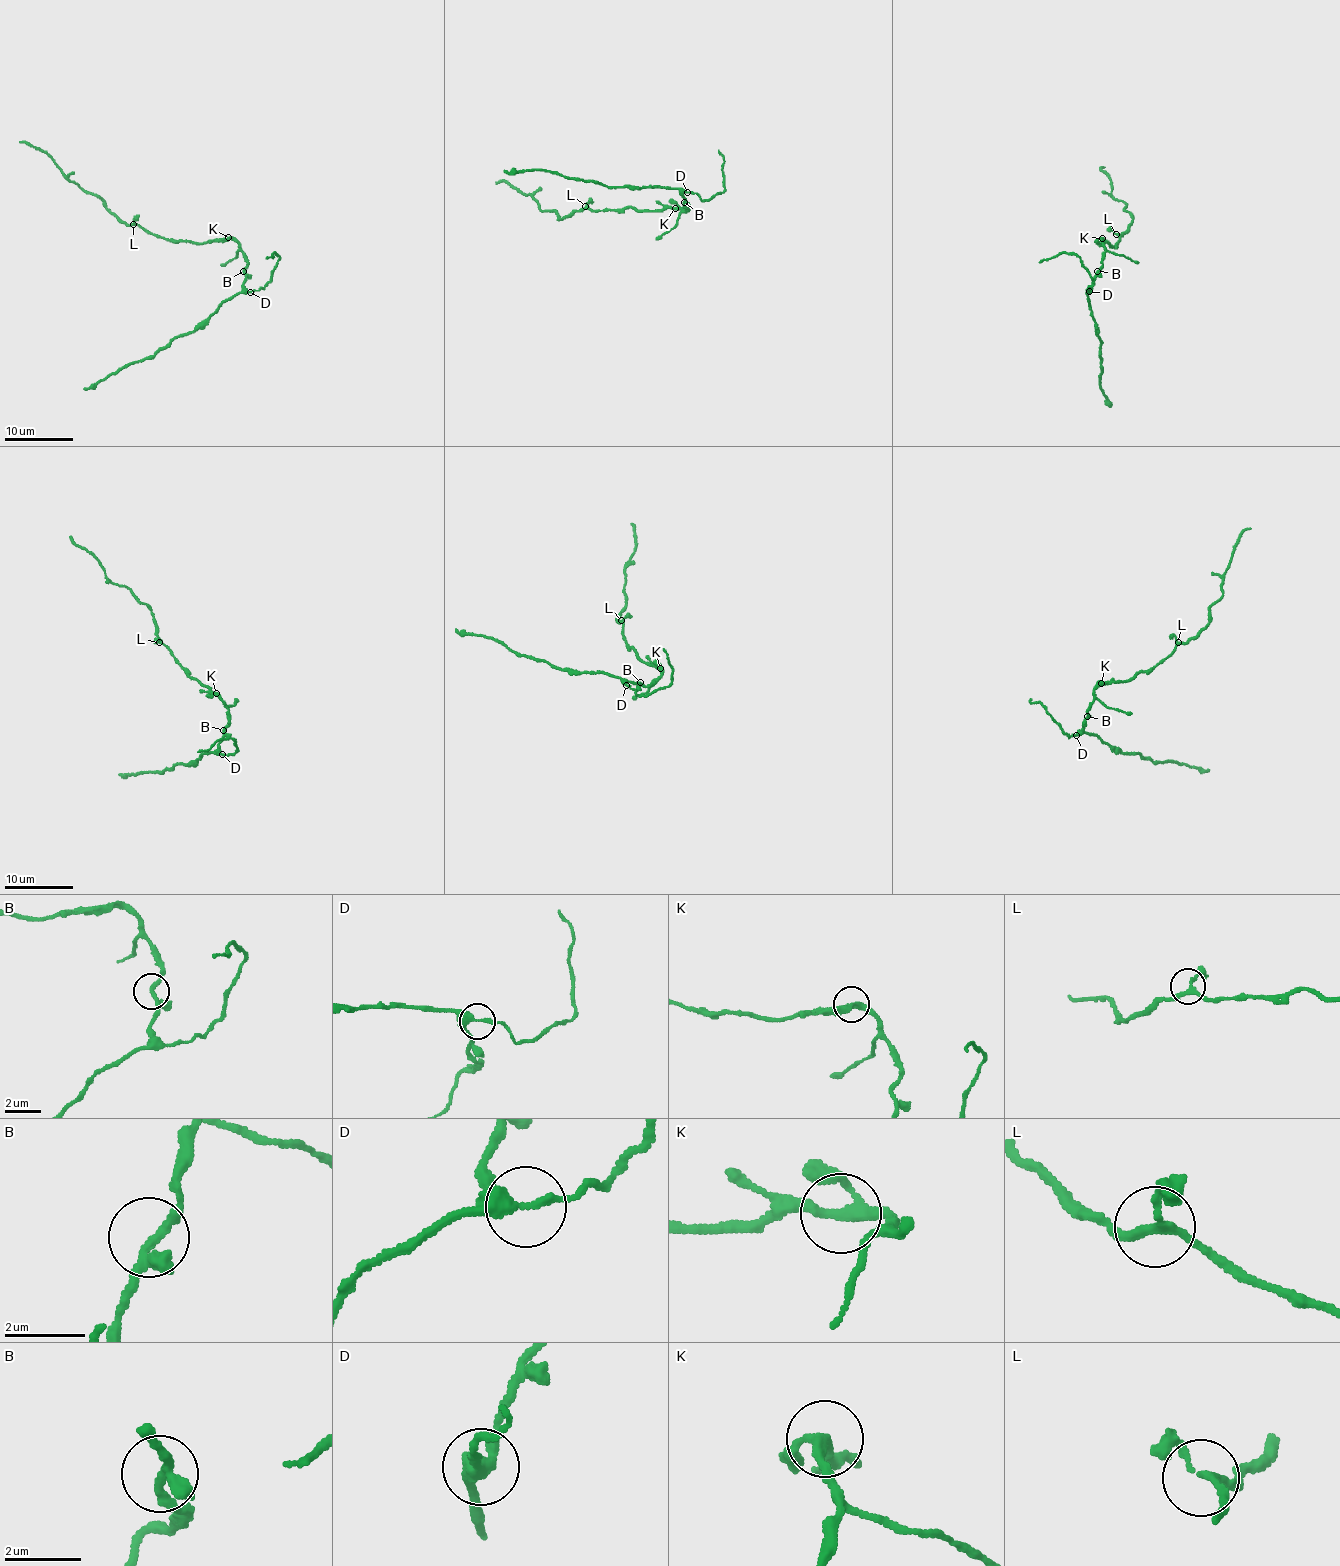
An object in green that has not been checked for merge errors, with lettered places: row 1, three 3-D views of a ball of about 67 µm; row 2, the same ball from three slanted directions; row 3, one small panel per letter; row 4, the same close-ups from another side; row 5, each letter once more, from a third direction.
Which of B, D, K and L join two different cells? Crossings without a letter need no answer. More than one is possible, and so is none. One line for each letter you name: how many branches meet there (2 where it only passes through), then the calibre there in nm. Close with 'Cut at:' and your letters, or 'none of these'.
Cut at: none of these

